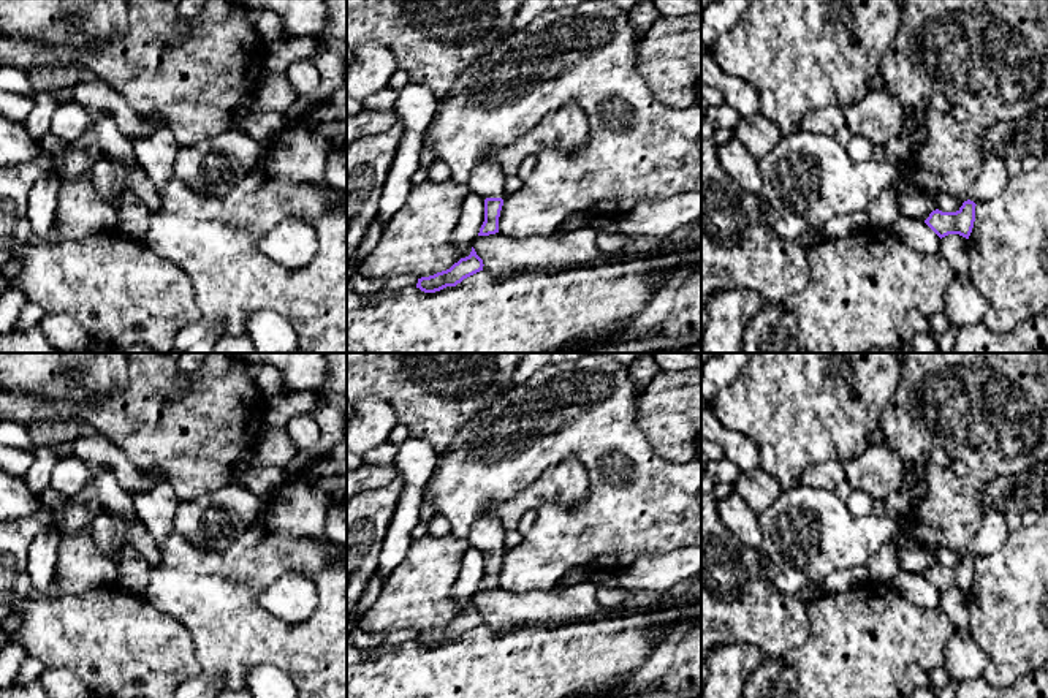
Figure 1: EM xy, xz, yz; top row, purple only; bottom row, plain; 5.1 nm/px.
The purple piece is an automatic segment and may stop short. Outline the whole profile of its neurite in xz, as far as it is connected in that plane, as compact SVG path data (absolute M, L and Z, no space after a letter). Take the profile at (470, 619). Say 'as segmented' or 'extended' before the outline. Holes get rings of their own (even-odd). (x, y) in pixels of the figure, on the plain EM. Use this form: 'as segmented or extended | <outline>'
as segmented | M472 601L470 609L461 613L450 624L429 632L418 633L416 643L424 647L435 647L446 641L456 641L464 633L483 625L483 620L483 614L477 609L475 603Z

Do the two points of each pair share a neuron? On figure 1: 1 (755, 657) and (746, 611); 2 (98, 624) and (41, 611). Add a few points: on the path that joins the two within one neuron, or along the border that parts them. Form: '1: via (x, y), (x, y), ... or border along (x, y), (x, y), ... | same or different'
1: border along (717, 644), (749, 643), (767, 656) | different
2: via (84, 624), (56, 624) | same

